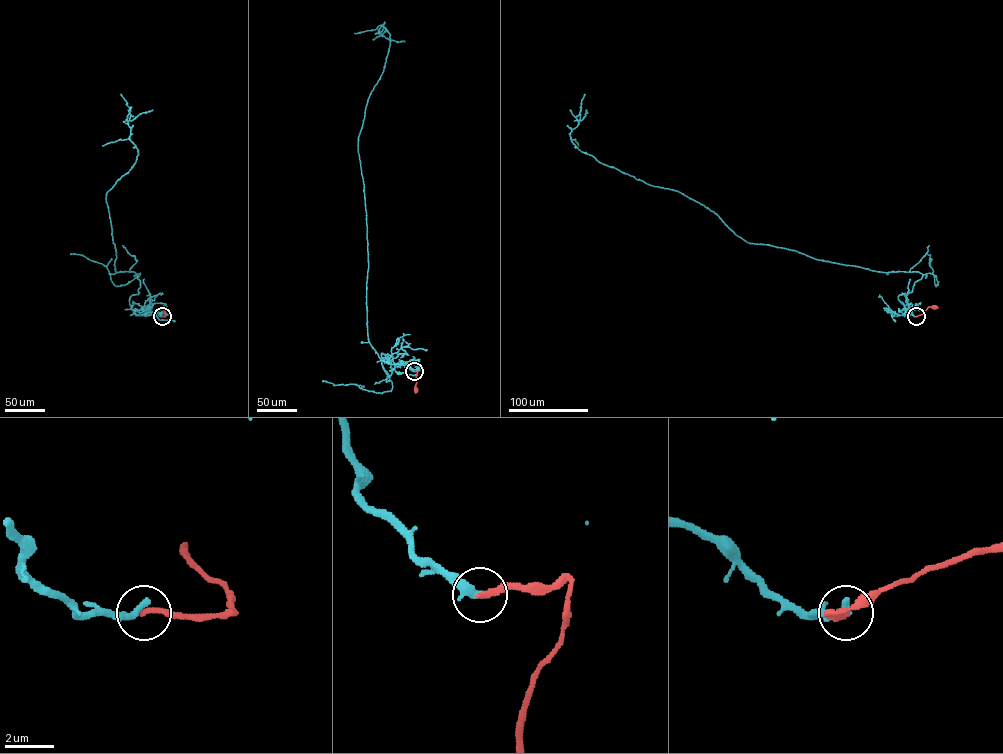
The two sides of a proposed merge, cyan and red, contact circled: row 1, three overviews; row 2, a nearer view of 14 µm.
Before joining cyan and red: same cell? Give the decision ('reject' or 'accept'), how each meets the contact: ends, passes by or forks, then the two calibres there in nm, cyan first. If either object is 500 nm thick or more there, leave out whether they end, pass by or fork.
reject; cyan ends; red ends; calibres 380 and 240 nm

